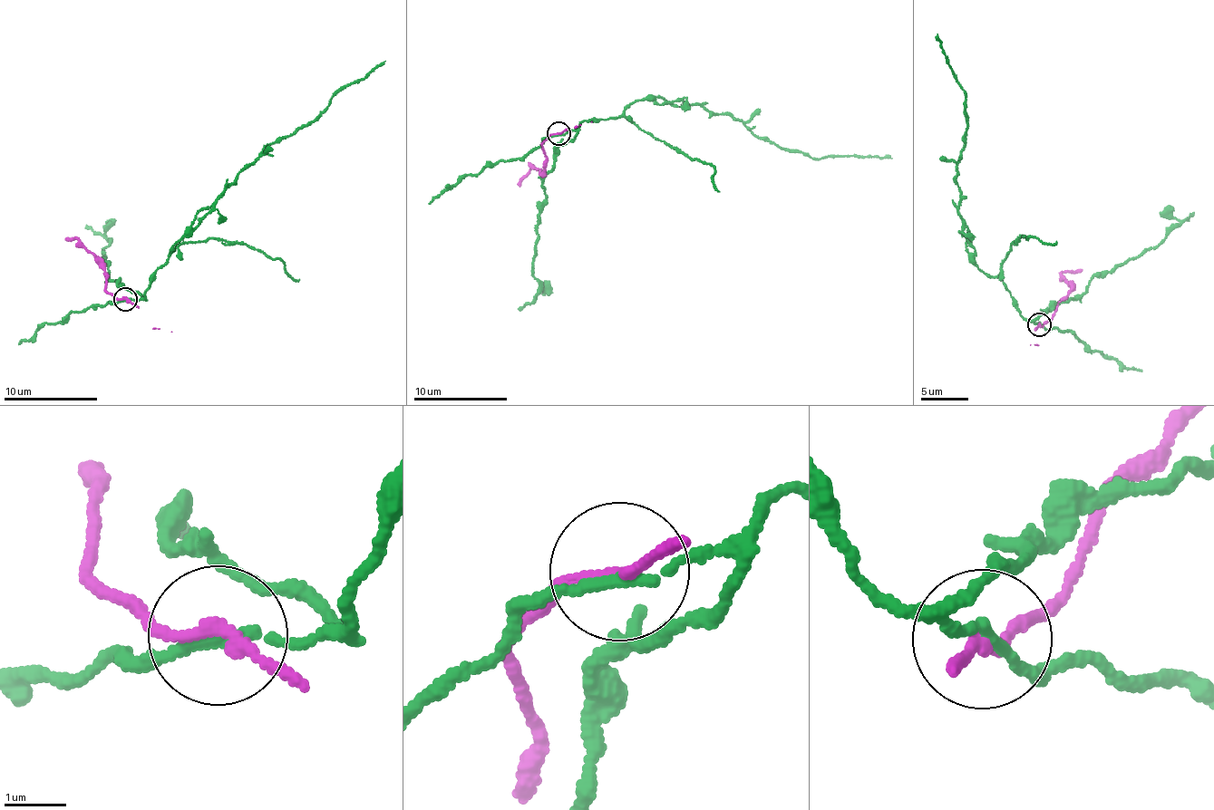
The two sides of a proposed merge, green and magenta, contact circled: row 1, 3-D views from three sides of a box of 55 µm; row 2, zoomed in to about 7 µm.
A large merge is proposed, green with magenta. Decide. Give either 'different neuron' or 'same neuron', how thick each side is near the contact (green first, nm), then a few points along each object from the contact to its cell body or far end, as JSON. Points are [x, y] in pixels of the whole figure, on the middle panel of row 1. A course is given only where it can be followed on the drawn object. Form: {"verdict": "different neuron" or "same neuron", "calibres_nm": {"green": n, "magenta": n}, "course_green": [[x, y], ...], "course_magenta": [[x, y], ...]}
{"verdict": "different neuron", "calibres_nm": {"green": 170, "magenta": 170}, "course_green": [[558, 133], [647, 98], [733, 116], [758, 138], [813, 159], [892, 159]], "course_magenta": [[558, 133], [547, 137], [542, 146], [545, 174], [531, 168], [518, 185]]}

